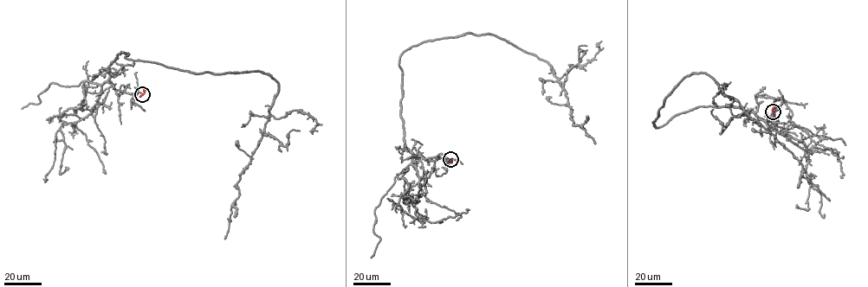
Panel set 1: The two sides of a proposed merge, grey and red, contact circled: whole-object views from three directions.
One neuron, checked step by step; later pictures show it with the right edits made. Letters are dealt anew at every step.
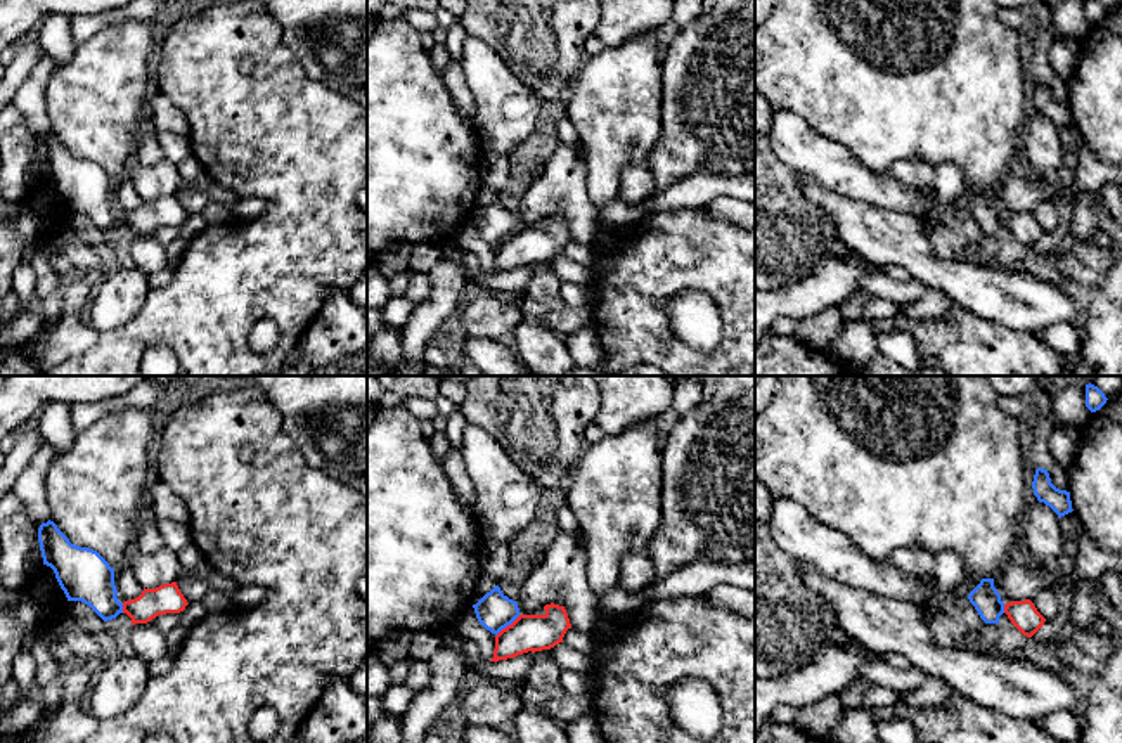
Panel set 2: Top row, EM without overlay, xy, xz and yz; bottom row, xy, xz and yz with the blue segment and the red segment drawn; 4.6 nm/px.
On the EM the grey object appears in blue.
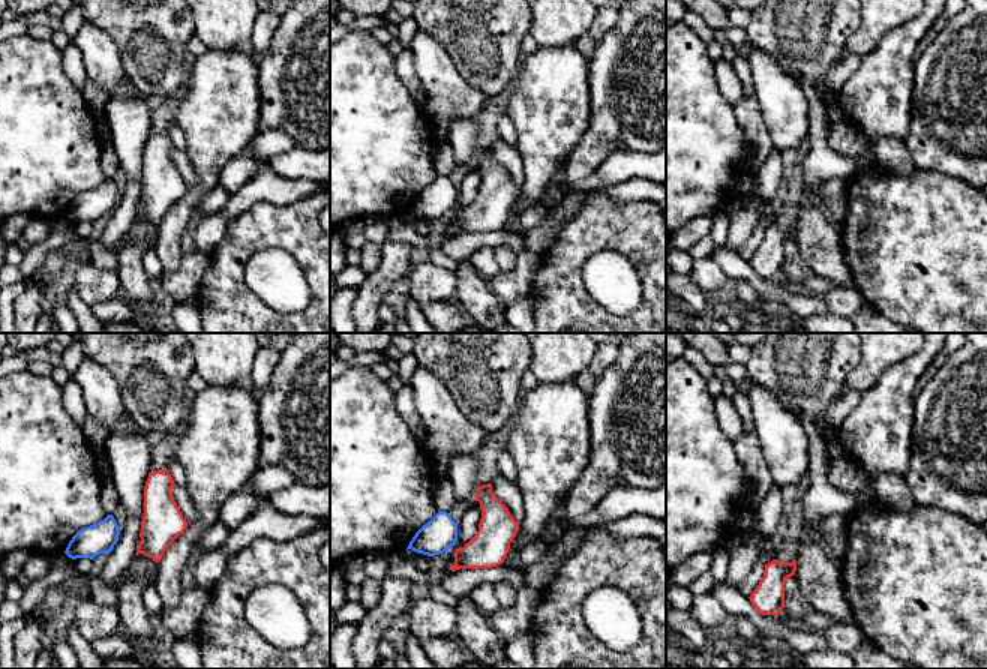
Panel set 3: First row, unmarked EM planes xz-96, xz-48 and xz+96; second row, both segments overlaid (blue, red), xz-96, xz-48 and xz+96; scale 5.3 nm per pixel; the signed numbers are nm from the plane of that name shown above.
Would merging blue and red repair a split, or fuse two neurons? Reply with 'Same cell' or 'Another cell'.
Another cell

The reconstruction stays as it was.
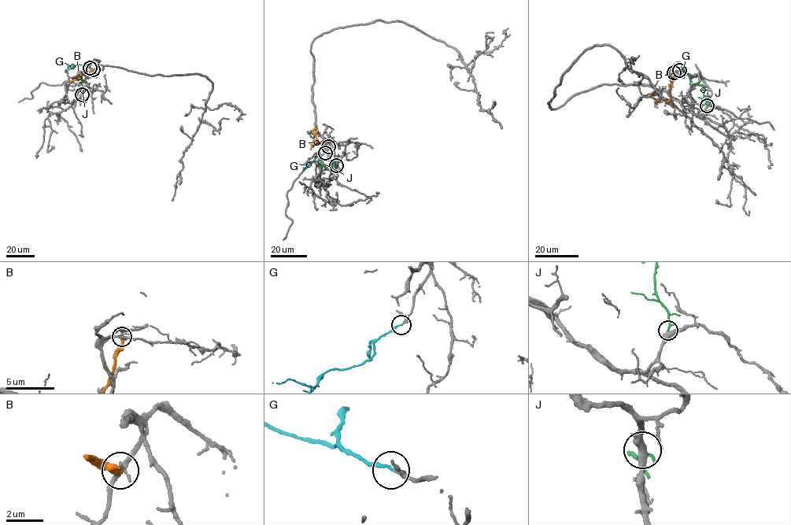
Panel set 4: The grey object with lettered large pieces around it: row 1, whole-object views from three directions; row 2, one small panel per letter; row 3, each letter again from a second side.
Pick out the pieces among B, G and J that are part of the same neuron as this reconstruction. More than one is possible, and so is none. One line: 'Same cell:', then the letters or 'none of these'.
Same cell: G

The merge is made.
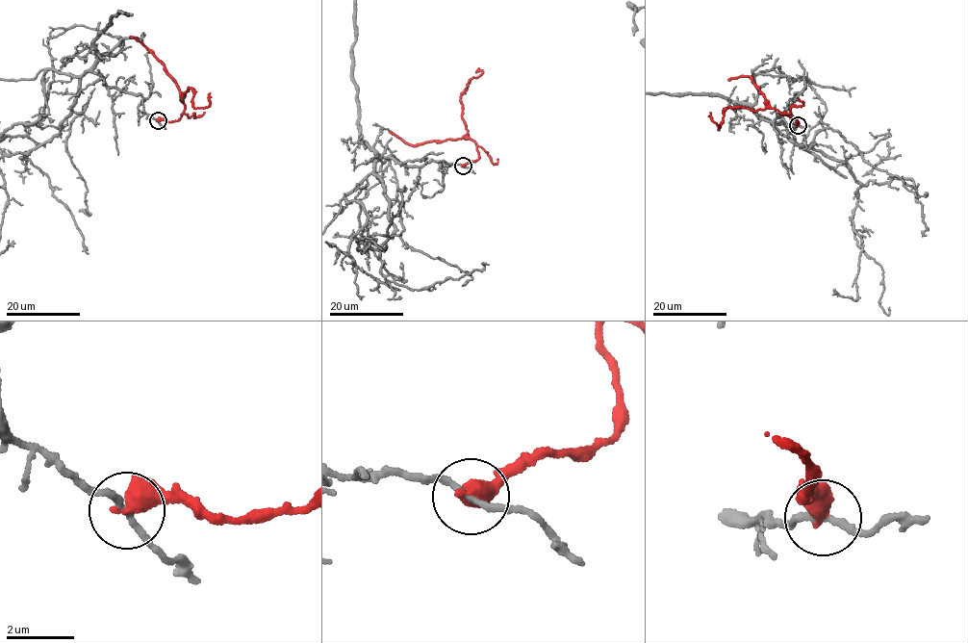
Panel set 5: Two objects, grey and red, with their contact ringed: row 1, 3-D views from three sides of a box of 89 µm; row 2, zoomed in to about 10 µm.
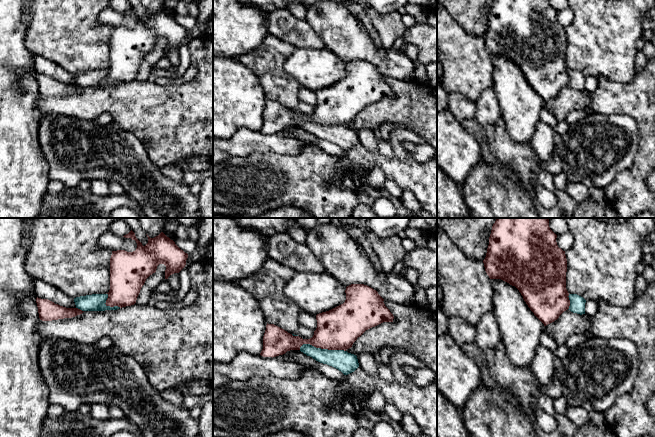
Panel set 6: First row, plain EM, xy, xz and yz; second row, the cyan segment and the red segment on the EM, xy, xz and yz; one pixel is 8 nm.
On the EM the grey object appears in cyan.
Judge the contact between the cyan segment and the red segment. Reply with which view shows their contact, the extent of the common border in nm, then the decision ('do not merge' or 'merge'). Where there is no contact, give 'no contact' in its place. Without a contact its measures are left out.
meets cyan in xz; contact 380 nm long; do not merge

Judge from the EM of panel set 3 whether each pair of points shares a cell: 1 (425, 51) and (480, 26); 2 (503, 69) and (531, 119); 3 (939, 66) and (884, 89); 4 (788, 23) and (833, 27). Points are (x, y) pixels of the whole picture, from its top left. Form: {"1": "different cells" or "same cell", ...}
{"1": "different cells", "2": "different cells", "3": "different cells", "4": "same cell"}

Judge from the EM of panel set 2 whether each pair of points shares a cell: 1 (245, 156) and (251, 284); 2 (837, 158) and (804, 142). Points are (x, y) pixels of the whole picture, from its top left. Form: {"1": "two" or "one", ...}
{"1": "one", "2": "one"}

